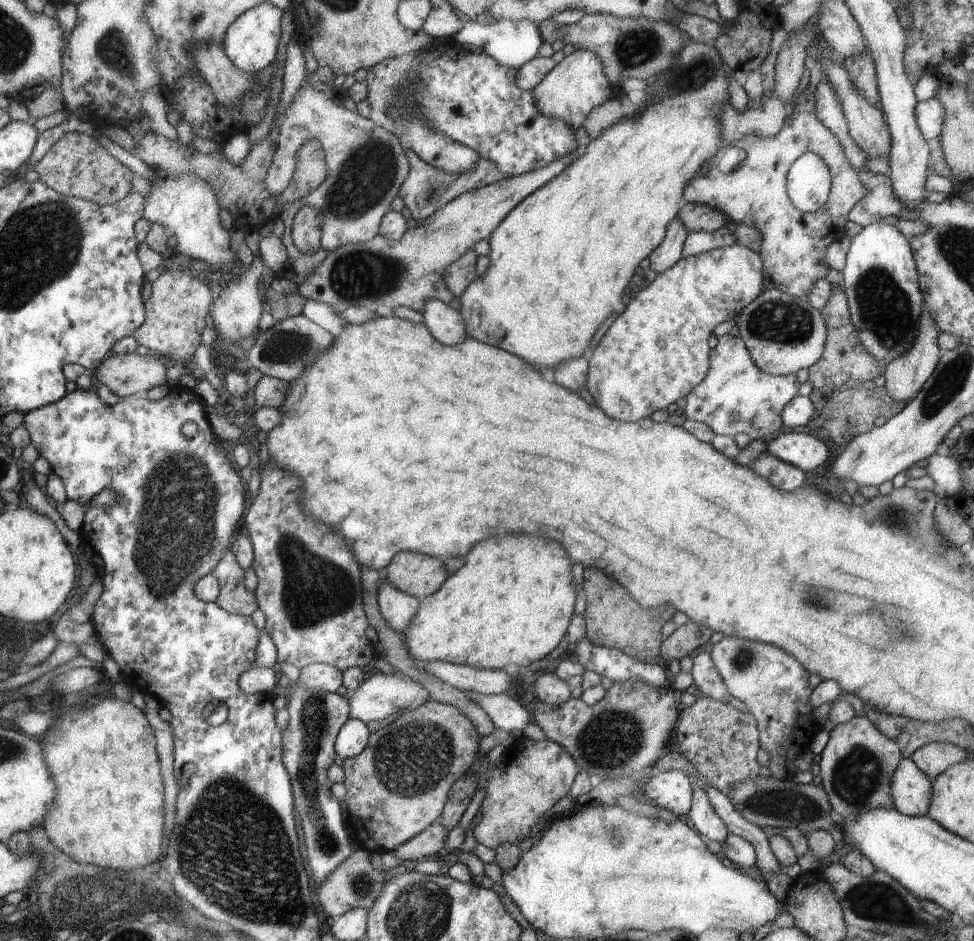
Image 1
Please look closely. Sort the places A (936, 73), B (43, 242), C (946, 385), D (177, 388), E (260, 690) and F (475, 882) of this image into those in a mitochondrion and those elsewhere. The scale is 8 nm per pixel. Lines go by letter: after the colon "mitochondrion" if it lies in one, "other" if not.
A: other
B: mitochondrion
C: mitochondrion
D: other
E: other
F: other

